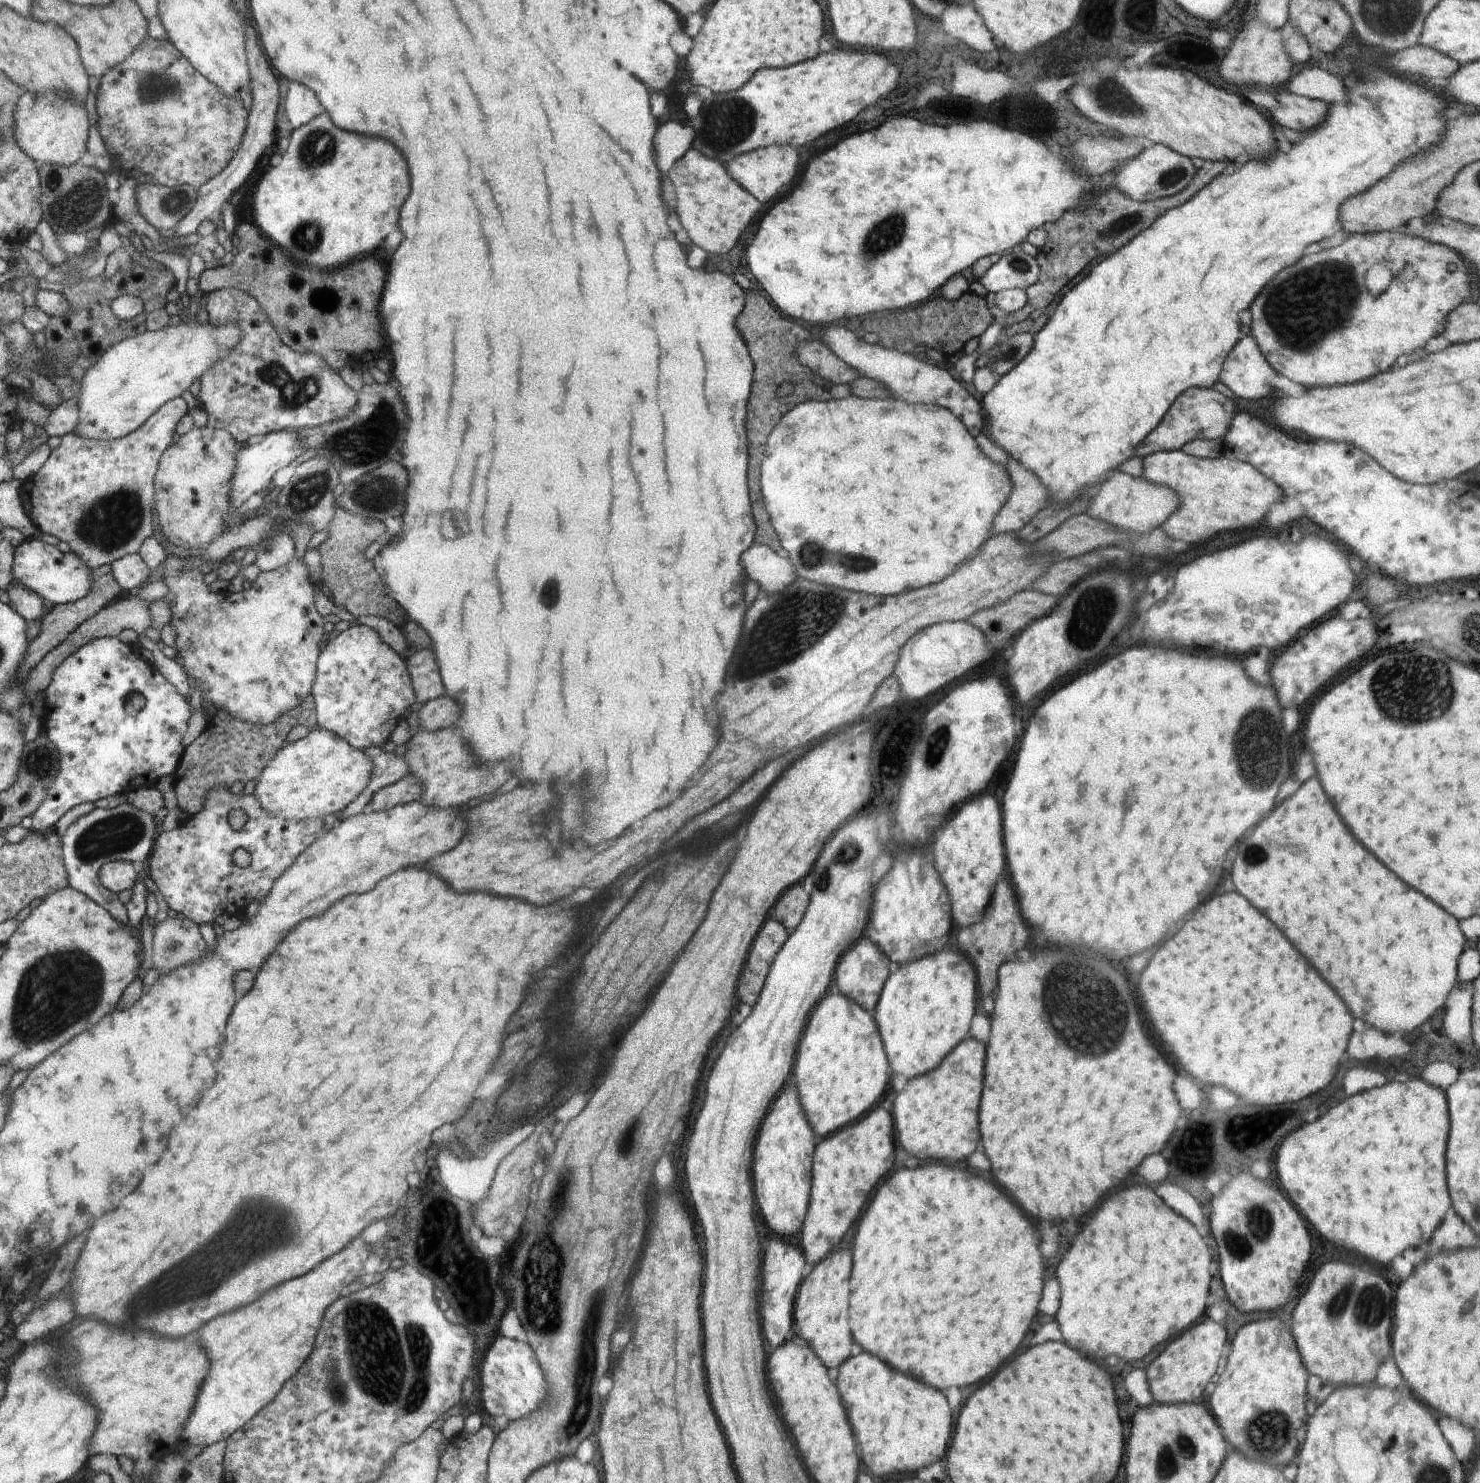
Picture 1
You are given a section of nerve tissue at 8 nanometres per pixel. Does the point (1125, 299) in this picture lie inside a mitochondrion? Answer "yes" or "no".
no

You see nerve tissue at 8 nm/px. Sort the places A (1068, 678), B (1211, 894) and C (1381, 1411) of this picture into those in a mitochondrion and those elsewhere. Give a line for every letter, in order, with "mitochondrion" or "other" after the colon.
A: other
B: other
C: other

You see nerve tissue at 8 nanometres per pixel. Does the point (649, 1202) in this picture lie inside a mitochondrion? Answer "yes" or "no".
no

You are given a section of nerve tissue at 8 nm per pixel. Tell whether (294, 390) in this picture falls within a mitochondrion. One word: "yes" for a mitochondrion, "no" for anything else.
yes

